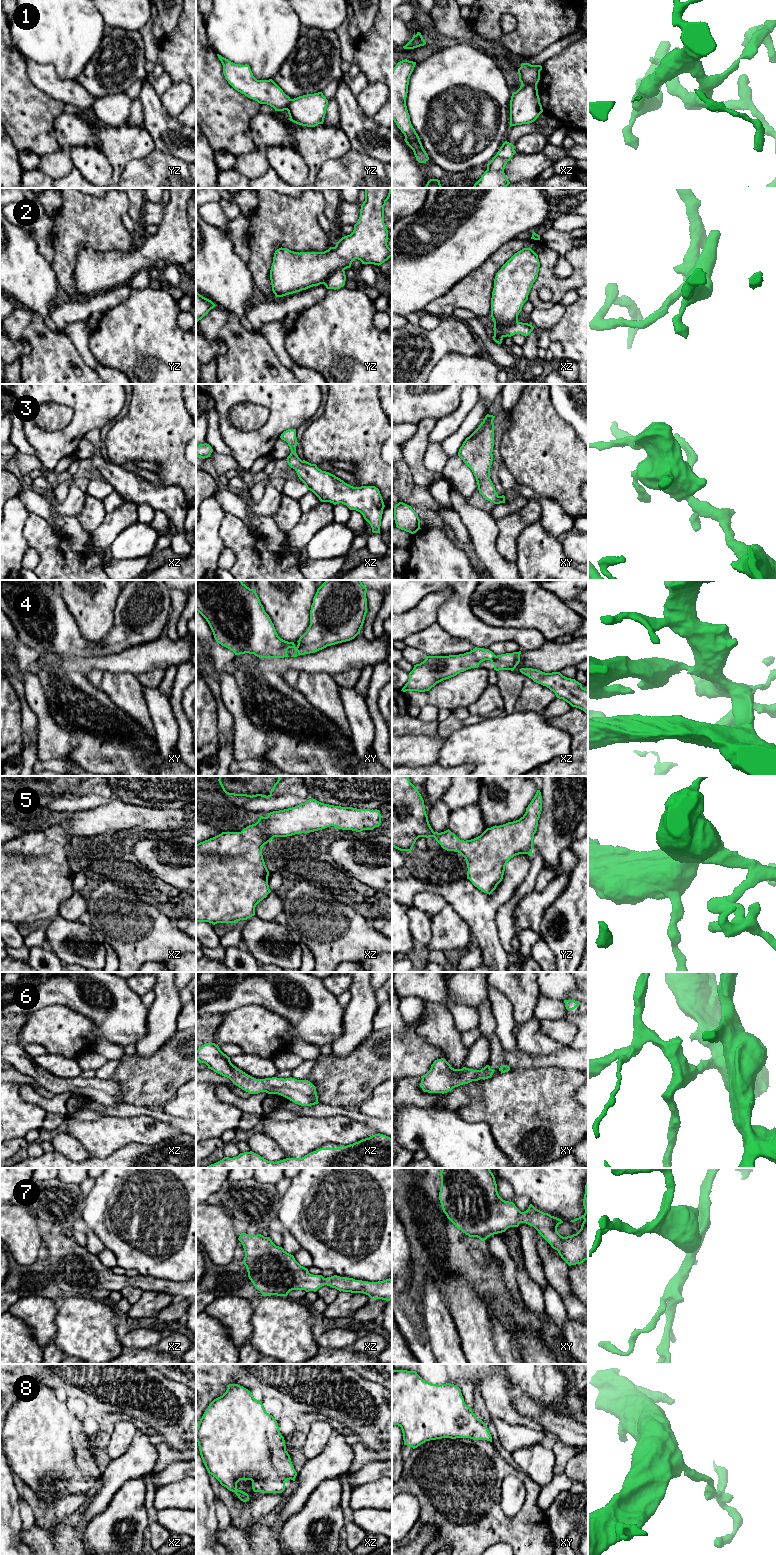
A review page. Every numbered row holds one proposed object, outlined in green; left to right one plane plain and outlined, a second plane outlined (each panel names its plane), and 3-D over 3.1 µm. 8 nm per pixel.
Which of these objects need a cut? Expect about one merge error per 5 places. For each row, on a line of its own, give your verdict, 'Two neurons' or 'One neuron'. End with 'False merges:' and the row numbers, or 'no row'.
1: Two neurons
2: Two neurons
3: One neuron
4: One neuron
5: One neuron
6: One neuron
7: One neuron
8: One neuron
False merges: 1, 2

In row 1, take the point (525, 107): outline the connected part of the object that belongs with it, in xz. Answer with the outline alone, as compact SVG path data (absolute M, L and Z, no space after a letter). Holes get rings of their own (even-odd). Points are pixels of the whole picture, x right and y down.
M523 85L512 93L510 127L534 122L543 112L537 86Z

